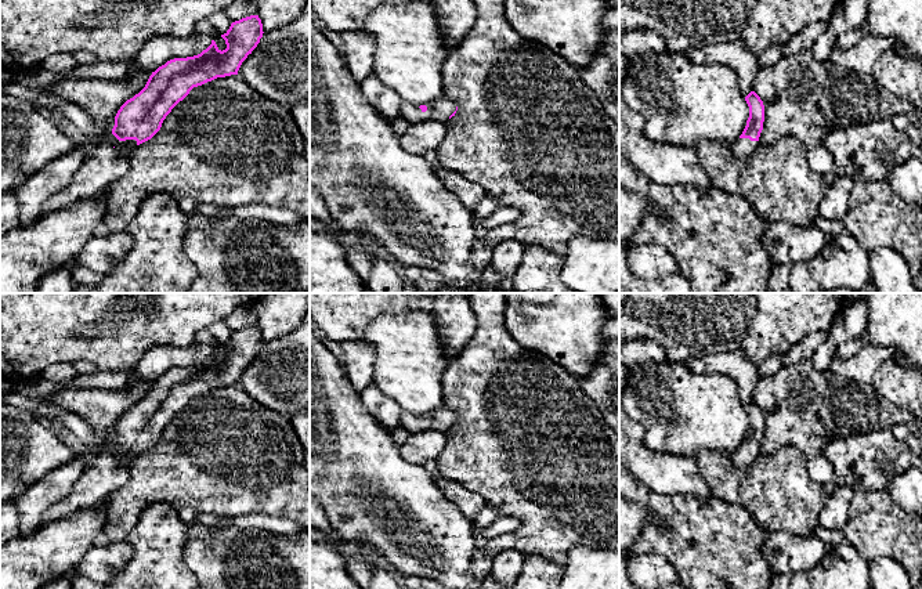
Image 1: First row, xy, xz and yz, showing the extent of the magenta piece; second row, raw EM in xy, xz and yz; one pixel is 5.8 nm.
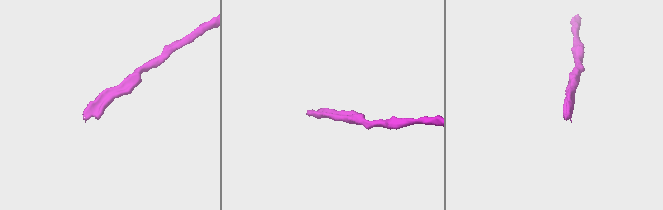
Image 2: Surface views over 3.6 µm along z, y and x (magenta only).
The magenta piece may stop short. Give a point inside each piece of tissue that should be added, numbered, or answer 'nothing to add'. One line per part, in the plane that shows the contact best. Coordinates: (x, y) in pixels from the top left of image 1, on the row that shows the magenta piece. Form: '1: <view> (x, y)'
1: yz (742, 148)

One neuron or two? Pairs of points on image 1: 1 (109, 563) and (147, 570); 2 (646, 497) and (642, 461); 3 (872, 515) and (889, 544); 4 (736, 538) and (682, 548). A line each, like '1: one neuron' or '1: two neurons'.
1: two neurons
2: two neurons
3: one neuron
4: one neuron

